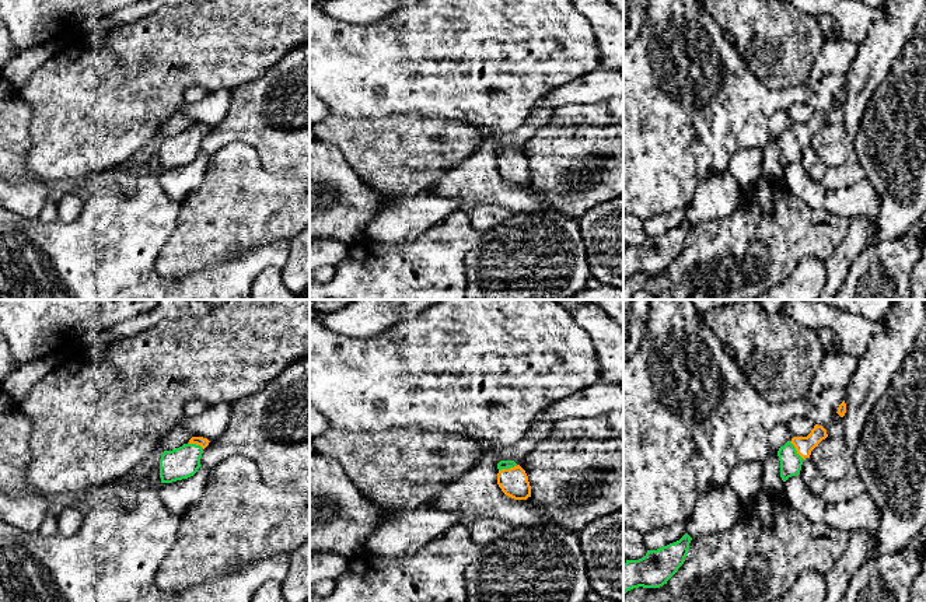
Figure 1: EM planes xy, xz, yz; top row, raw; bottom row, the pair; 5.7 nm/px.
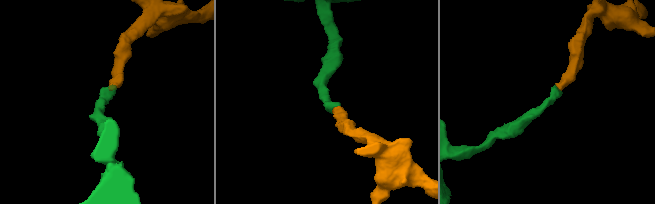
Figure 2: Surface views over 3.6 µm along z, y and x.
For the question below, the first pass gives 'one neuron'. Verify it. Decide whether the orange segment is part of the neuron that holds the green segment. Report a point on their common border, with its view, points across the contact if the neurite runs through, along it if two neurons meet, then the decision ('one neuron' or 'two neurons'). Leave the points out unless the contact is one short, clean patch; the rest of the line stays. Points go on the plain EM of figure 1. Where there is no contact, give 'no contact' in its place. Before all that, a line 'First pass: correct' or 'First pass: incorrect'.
First pass: correct
contact xz (507, 154); way xz (503, 150), (507, 154), (513, 168); one neuron

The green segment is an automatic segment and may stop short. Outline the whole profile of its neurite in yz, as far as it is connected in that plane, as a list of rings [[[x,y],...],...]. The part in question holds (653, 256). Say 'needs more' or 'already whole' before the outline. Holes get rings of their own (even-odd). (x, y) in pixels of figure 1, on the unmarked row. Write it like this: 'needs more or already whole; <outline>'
already whole; [[[685,220],[679,227],[657,237],[647,237],[639,246],[623,251],[623,281],[633,274],[660,274],[678,258],[688,241],[692,224]]]

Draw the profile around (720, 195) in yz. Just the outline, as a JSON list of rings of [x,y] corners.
[[[728,172],[710,176],[698,183],[693,199],[685,209],[686,220],[691,224],[698,224],[730,216],[742,200],[744,190]]]

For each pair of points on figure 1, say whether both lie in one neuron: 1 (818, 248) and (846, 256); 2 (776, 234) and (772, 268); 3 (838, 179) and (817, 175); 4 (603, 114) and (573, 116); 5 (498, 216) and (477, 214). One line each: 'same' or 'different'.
1: different
2: same
3: same
4: same
5: same

